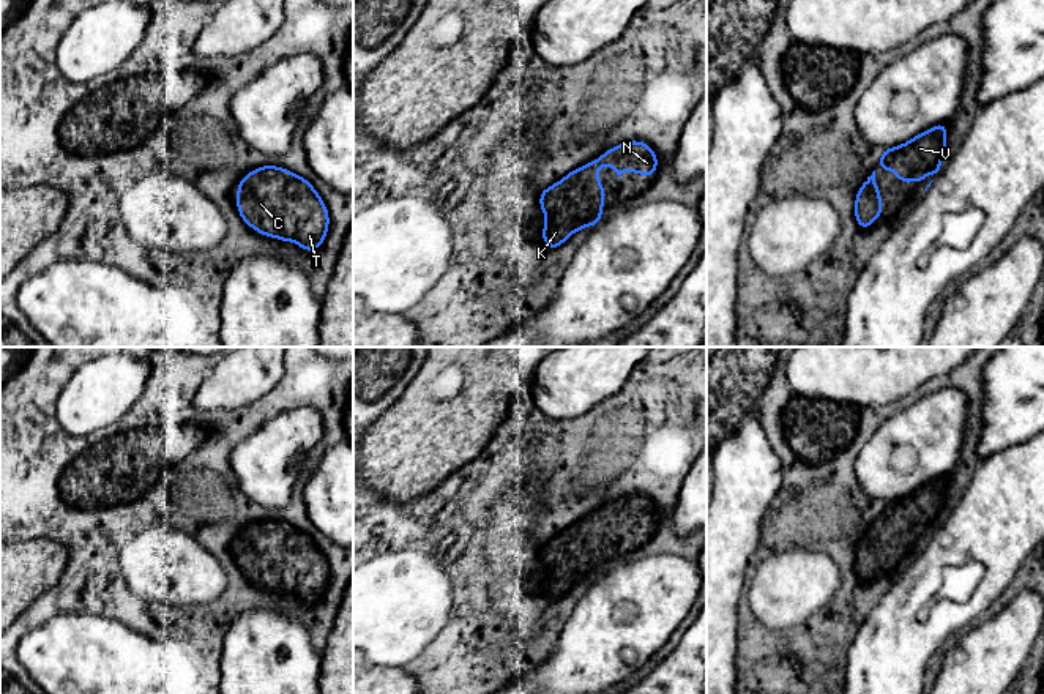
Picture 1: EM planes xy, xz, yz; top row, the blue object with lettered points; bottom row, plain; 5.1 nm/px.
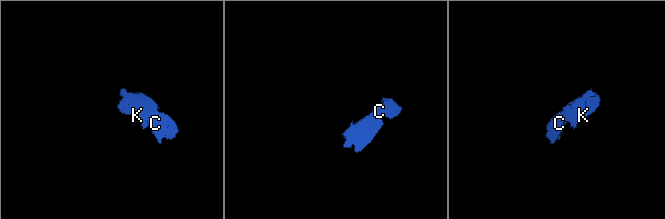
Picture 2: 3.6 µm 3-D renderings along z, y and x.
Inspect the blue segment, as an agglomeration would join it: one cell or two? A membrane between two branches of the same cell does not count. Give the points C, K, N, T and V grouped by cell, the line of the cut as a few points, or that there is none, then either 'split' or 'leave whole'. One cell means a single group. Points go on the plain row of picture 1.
C K N T V | no cut | leave whole

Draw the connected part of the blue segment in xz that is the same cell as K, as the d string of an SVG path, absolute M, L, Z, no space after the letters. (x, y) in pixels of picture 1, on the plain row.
M640 494L623 495L587 519L572 522L565 532L539 546L539 562L547 571L541 582L549 604L563 598L574 585L601 577L602 552L609 546L601 539L599 517L612 520L620 533L626 524L651 532L659 519L654 503Z

